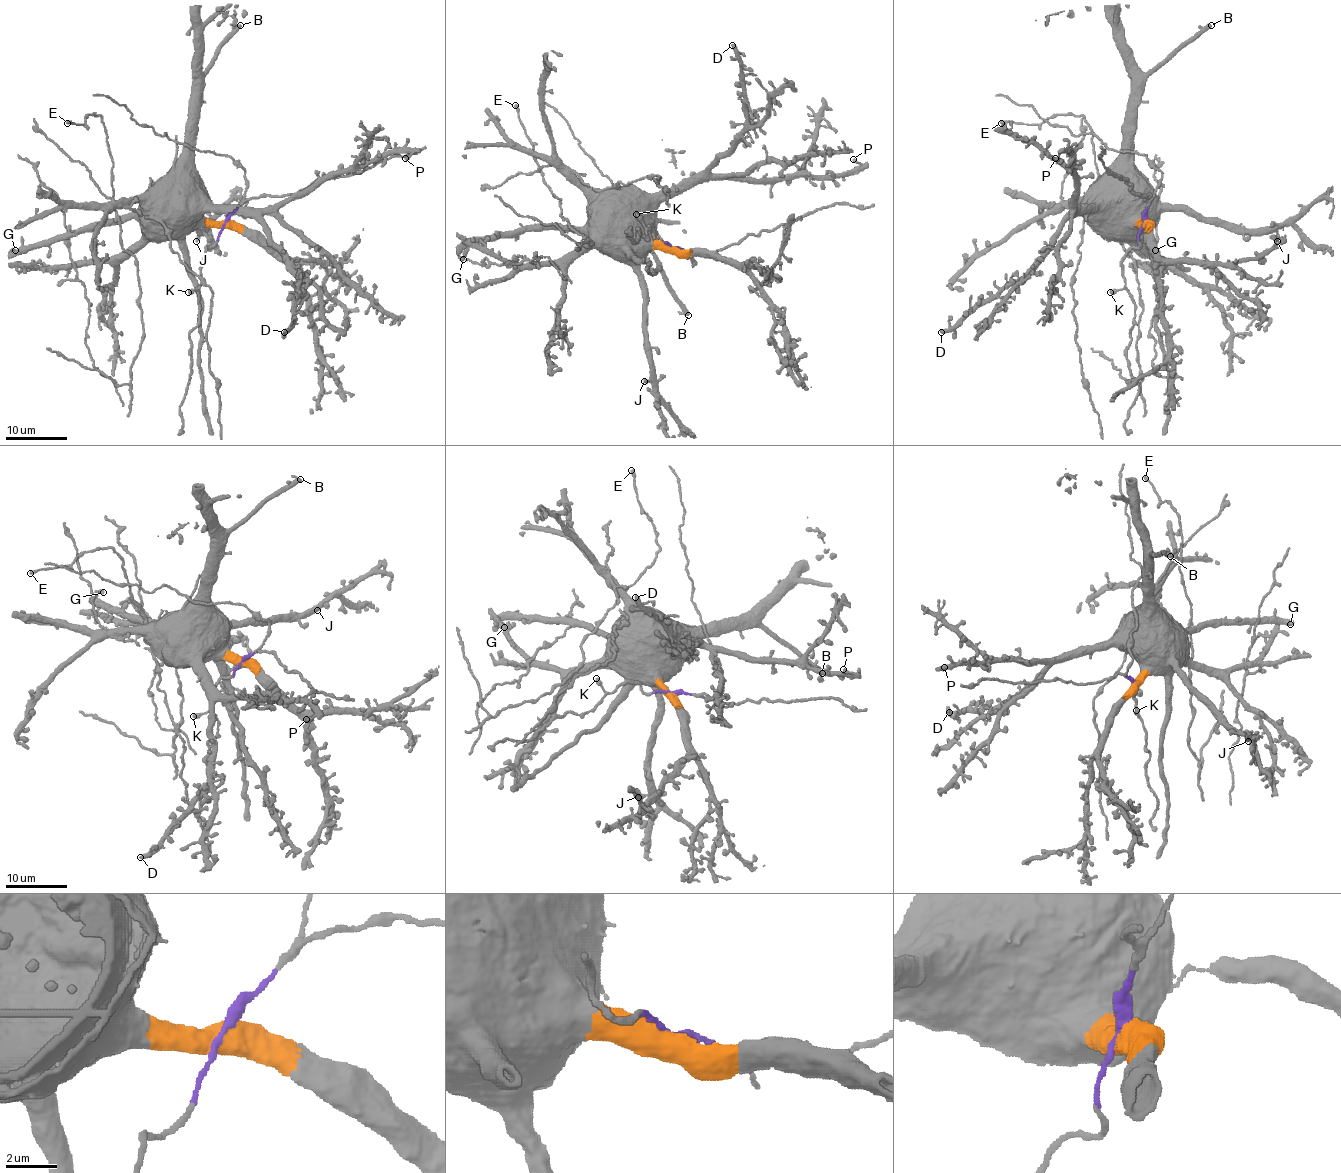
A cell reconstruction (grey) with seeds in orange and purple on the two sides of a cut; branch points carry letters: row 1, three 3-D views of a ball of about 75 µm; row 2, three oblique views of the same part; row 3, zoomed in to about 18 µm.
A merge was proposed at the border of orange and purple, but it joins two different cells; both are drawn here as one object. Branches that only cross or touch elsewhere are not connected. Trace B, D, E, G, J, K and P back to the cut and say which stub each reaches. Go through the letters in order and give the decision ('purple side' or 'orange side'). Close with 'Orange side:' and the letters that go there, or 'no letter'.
B: orange side
D: orange side
E: orange side
G: orange side
J: orange side
K: purple side
P: orange side
Orange side: B, D, E, G, J, P

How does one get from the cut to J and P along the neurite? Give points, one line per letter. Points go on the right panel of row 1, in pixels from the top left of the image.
J: (1143, 223), (1157, 208), (1180, 208), (1246, 229), (1275, 231), (1277, 242)
P: (1143, 223), (1134, 223), (1123, 214), (1097, 208), (1074, 208), (1073, 156), (1060, 153), (1056, 159)

